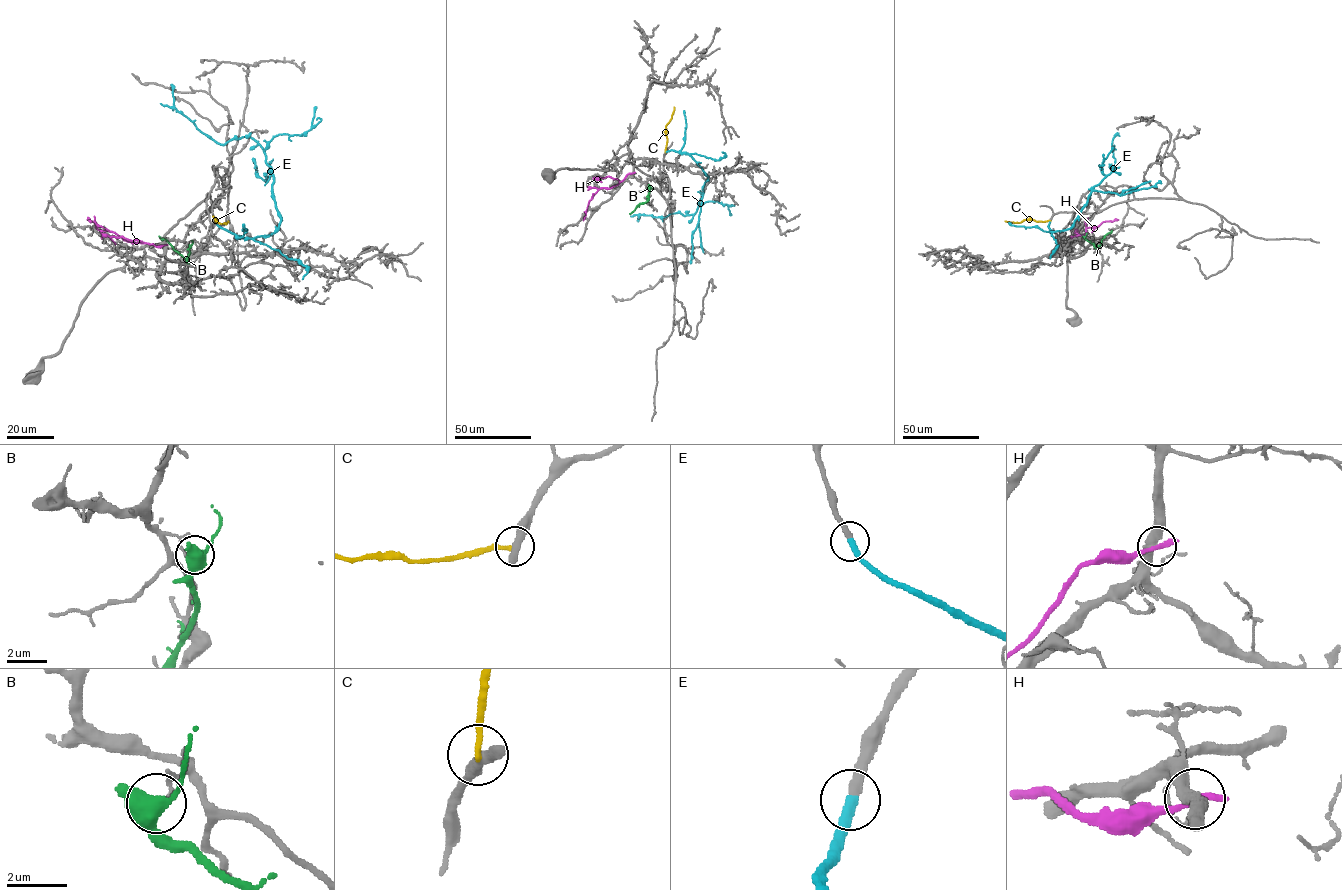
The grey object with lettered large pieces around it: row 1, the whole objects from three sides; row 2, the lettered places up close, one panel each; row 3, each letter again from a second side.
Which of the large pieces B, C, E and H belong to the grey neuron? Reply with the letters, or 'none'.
E

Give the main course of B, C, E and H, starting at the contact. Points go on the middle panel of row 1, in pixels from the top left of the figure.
B: (649, 187), (649, 199), (629, 213)
C: (665, 152), (665, 126), (674, 107)
E: (666, 151), (688, 154), (708, 176), (697, 211), (664, 217), (639, 214), (638, 221)
H: (633, 172), (617, 185), (600, 188), (590, 200), (583, 220)

